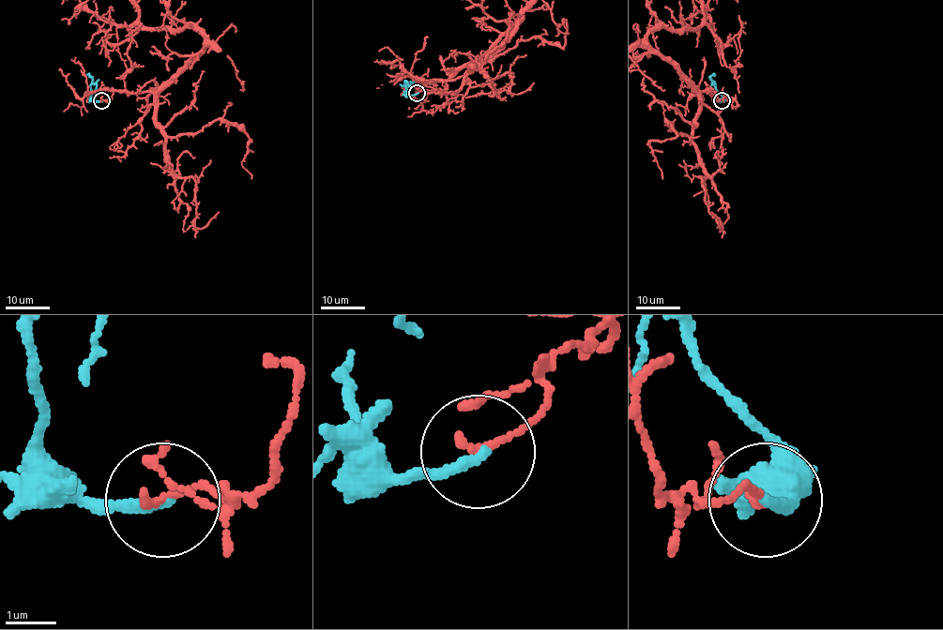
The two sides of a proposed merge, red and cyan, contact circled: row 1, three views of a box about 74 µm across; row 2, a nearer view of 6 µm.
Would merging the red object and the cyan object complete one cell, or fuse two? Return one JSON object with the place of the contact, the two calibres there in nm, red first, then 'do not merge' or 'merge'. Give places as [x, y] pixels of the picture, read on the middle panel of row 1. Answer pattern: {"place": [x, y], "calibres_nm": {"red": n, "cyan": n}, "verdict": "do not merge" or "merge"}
{"place": [417, 93], "calibres_nm": {"red": 160, "cyan": 220}, "verdict": "do not merge"}

